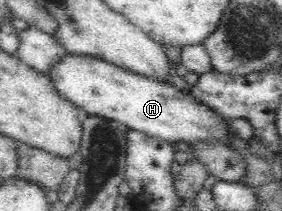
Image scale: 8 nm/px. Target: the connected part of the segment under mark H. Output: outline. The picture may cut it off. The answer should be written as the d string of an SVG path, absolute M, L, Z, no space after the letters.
M66 54L61 60L48 73L48 76L54 87L62 95L66 96L74 105L84 109L87 114L113 119L128 129L140 131L154 139L168 141L172 144L186 143L191 147L198 142L200 144L220 142L220 144L226 144L226 146L232 148L233 140L238 137L238 134L231 129L230 119L222 117L209 104L194 97L190 90L185 92L176 89L174 85L167 81L162 82L158 79L136 74L94 56Z

